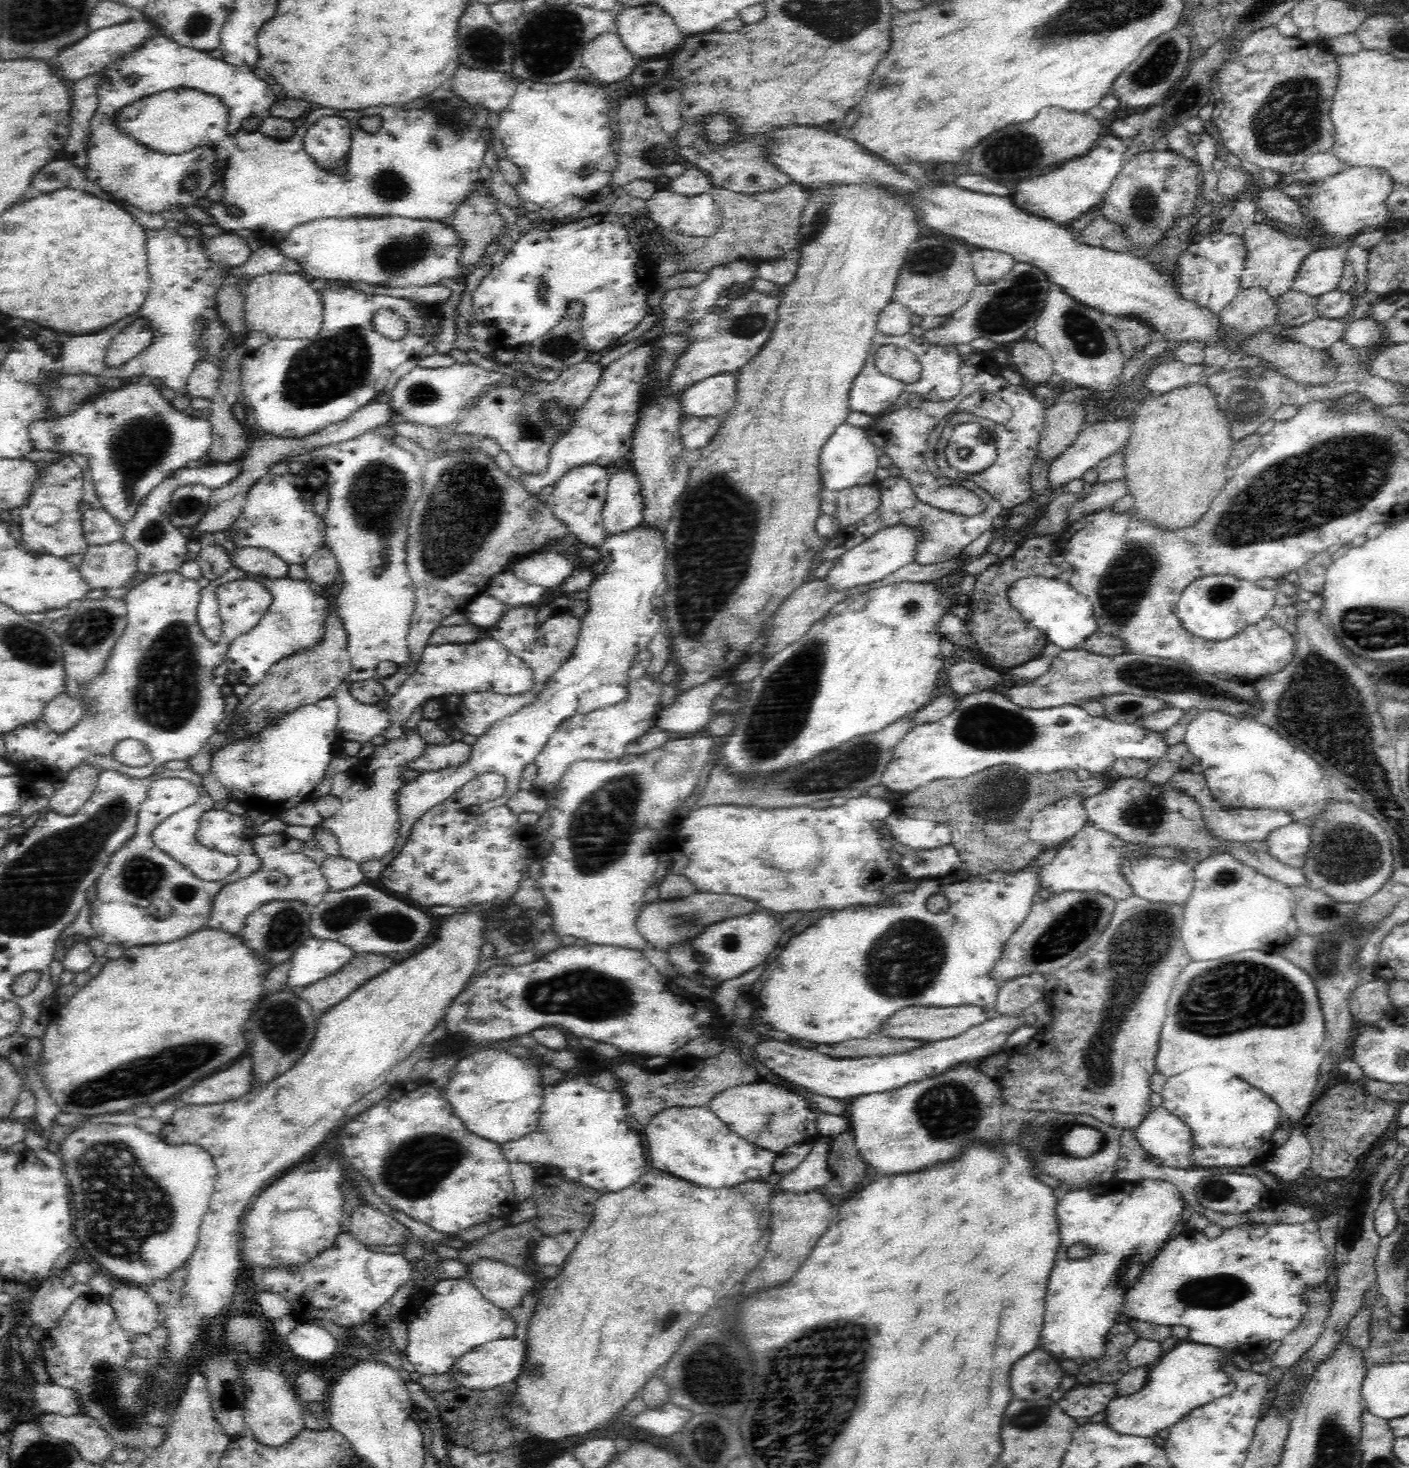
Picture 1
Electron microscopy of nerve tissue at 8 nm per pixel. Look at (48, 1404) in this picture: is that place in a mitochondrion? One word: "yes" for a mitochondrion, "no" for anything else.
no

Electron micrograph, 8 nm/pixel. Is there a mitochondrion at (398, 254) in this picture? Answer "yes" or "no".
yes

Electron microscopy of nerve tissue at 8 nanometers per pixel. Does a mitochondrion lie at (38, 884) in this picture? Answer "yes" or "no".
yes

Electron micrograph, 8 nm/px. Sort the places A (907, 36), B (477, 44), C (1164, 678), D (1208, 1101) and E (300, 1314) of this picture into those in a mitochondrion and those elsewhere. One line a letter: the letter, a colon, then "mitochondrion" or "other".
A: other
B: mitochondrion
C: mitochondrion
D: other
E: other

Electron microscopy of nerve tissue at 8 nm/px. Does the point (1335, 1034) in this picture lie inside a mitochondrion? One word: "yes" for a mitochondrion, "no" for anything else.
no

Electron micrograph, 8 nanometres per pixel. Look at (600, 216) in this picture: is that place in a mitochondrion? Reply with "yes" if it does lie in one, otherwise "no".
no

